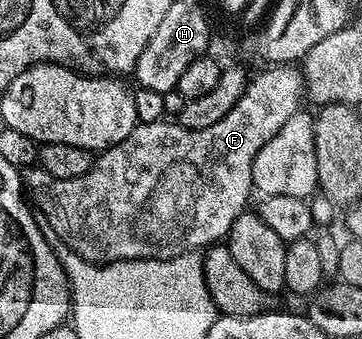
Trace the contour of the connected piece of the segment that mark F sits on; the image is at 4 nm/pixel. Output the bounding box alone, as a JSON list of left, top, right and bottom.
[23,66,305,264]

